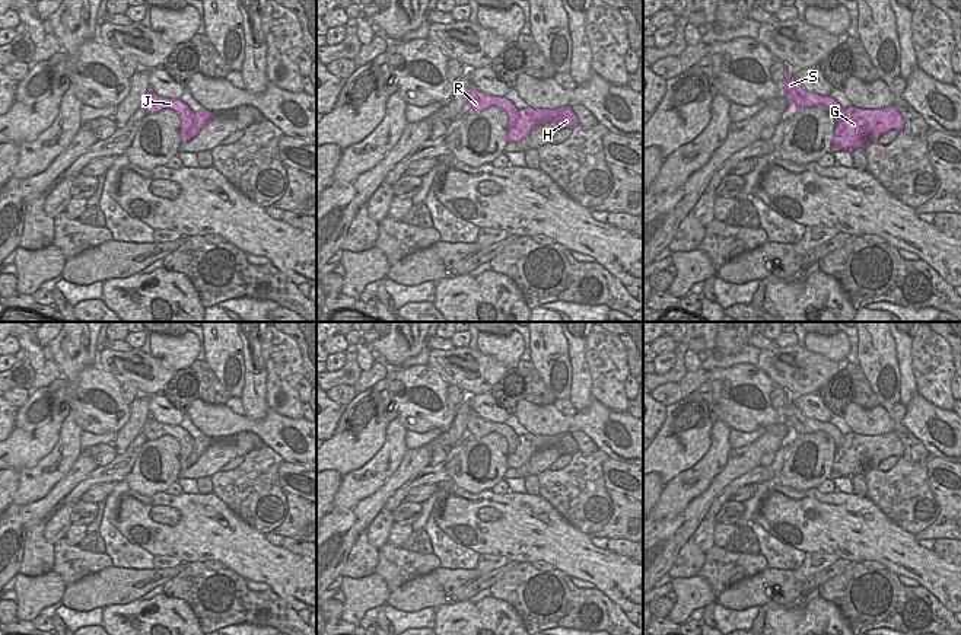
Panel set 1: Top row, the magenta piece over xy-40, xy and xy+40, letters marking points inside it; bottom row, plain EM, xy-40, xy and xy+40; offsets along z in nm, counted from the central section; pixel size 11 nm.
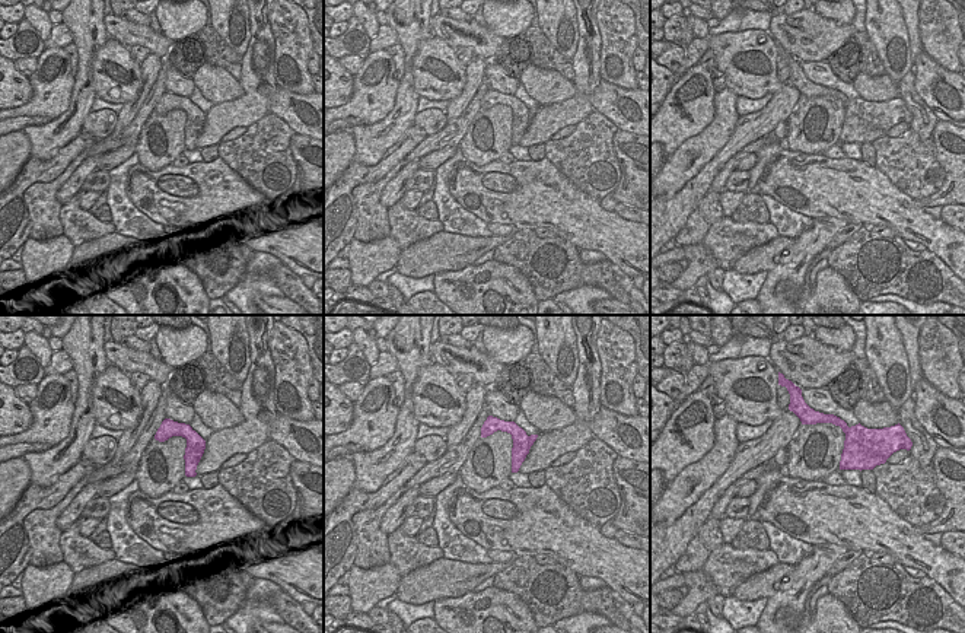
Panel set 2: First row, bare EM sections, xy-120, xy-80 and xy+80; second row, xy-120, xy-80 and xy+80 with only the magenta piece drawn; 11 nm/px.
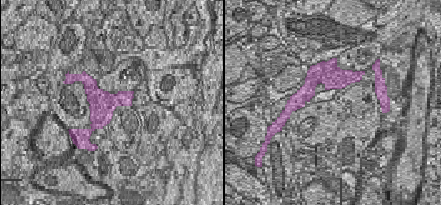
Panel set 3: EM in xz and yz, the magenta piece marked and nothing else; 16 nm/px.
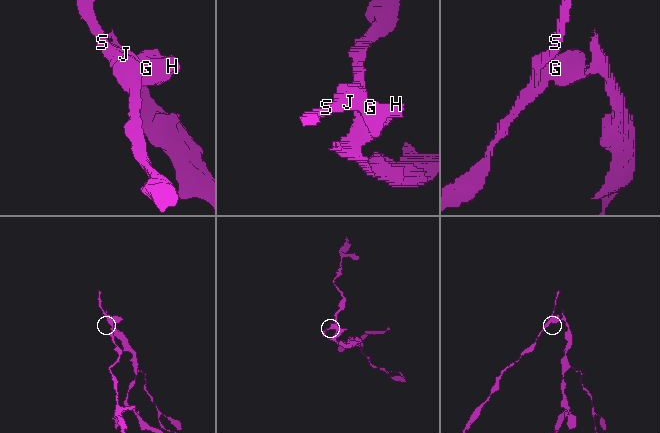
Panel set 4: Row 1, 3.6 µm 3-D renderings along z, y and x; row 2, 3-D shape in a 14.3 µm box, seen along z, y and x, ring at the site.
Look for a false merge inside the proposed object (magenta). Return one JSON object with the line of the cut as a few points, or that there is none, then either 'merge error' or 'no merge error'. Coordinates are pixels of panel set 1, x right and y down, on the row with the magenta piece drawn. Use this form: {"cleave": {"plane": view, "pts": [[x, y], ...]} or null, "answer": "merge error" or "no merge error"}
{"cleave": {"plane": "xy-40", "pts": [[196, 112], [188, 139]]}, "answer": "merge error"}

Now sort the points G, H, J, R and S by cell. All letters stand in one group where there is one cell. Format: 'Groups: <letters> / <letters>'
Groups: G H / J R S.

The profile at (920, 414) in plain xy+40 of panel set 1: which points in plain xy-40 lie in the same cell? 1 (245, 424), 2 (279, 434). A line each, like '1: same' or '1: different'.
1: same
2: same

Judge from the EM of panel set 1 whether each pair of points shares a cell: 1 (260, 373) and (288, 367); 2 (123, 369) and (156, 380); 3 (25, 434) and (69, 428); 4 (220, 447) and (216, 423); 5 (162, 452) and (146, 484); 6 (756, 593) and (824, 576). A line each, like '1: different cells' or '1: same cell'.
1: different cells
2: same cell
3: different cells
4: different cells
5: same cell
6: same cell

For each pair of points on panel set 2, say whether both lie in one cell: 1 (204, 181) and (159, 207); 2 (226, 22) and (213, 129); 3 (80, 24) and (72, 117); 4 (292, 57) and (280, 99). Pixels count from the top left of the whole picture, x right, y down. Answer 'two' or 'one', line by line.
1: one
2: two
3: one
4: two

